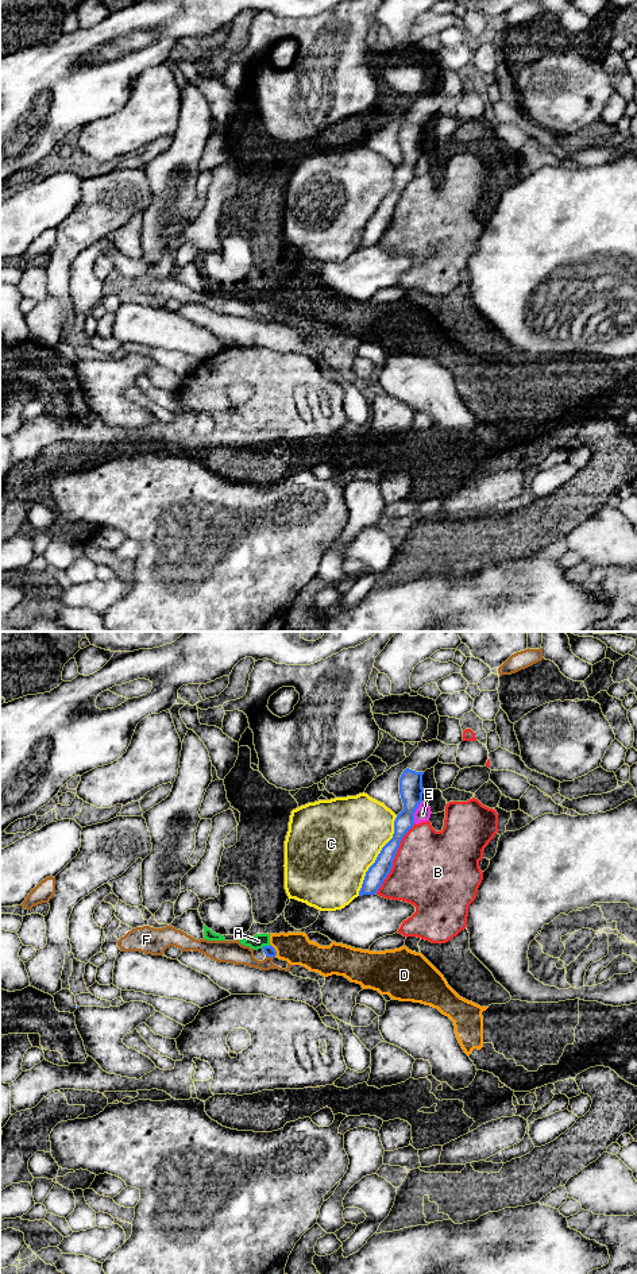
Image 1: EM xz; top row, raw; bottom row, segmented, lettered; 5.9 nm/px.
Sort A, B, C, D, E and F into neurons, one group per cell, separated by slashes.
A D / B / C / E / F

